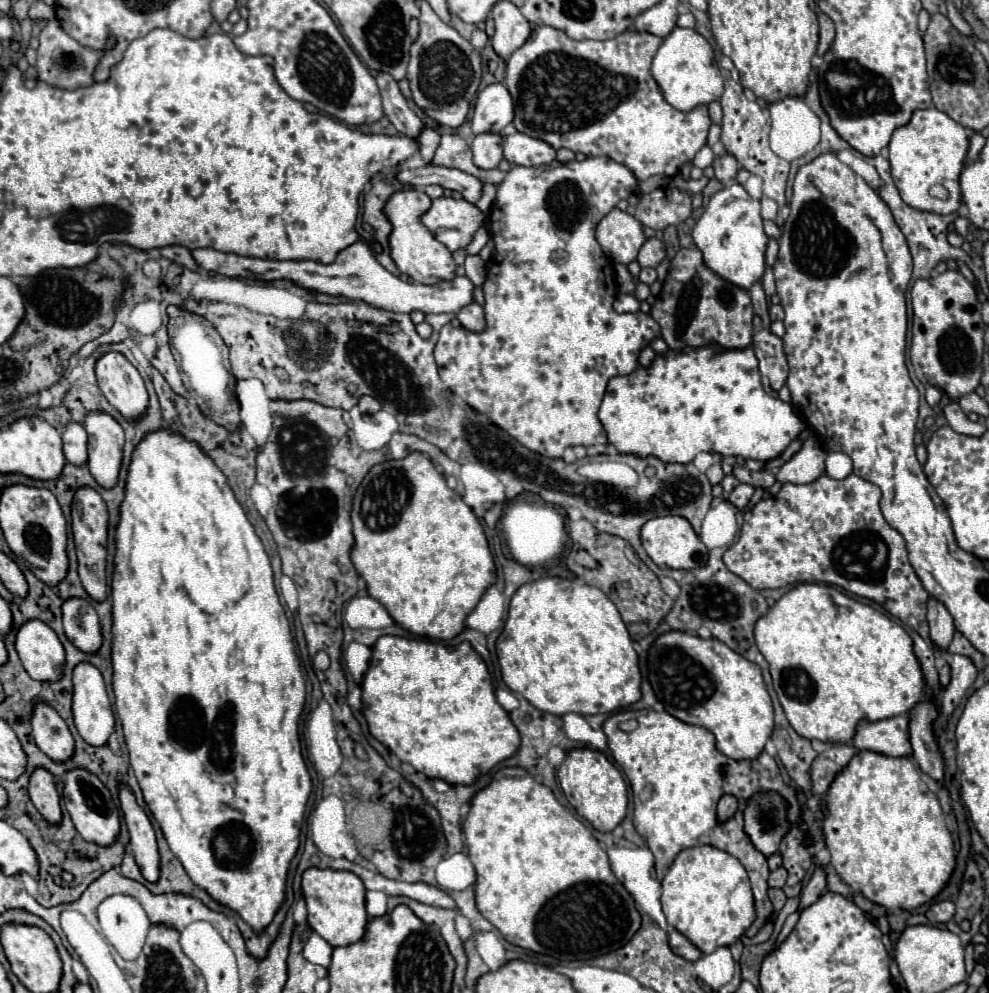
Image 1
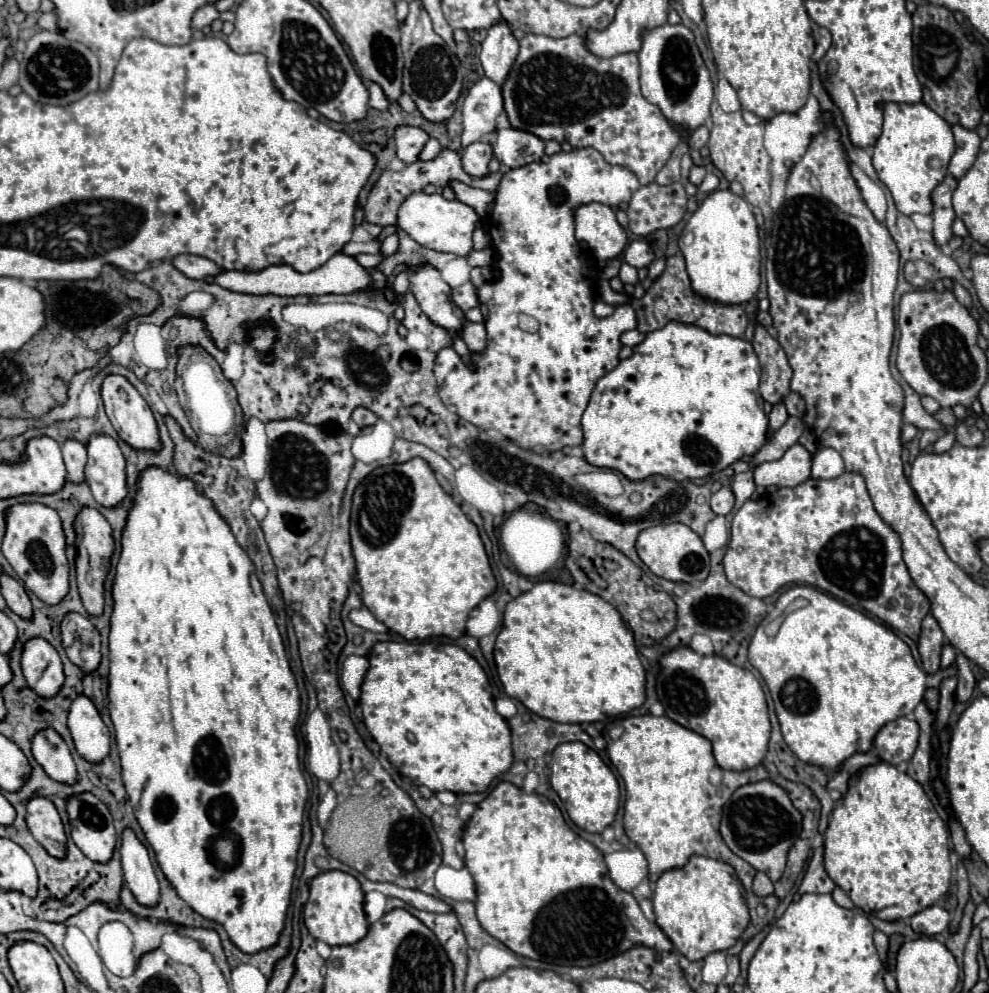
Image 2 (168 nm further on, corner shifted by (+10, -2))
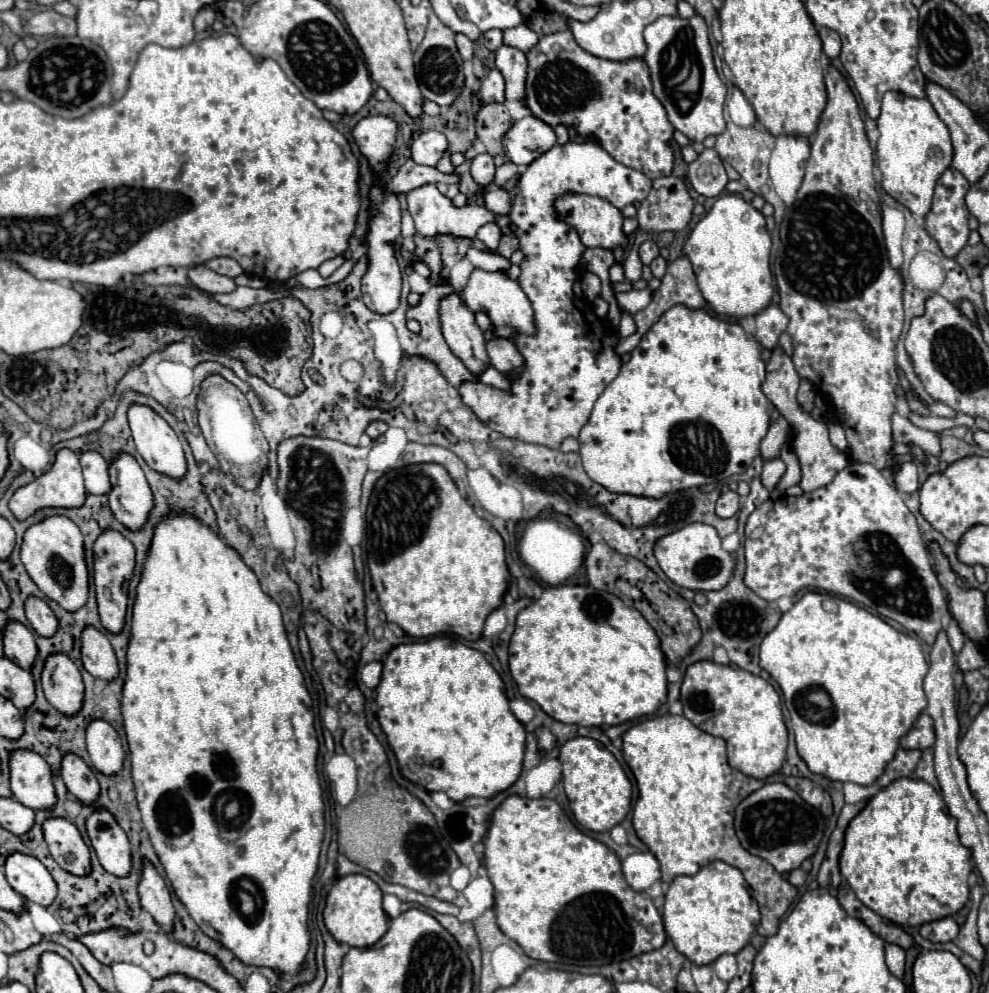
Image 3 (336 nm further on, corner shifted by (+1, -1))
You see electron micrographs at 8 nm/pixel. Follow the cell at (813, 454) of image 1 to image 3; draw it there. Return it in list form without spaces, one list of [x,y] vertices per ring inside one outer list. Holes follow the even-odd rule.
[[[780,458],[766,460],[764,468],[762,468],[762,474],[760,474],[762,484],[772,492],[776,488],[776,484],[780,482],[780,478],[784,476],[784,472],[786,472],[786,466],[784,466],[784,462]]]

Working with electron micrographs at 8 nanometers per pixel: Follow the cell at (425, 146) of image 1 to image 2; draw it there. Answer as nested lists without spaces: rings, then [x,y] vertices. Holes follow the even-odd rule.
[[[429,139],[427,141],[427,145],[425,145],[425,149],[421,151],[421,155],[419,155],[419,159],[421,161],[429,161],[429,159],[435,159],[437,155],[439,155],[439,151],[441,151],[441,145],[437,139]]]

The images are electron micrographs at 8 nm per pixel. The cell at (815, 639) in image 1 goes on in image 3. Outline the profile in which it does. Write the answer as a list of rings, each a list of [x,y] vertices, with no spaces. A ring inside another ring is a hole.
[[[806,592],[788,612],[782,614],[776,628],[770,634],[766,634],[766,638],[760,644],[760,666],[778,682],[778,686],[784,694],[784,704],[790,712],[790,722],[792,722],[792,730],[794,730],[796,748],[798,748],[800,758],[808,764],[808,768],[812,772],[828,776],[830,780],[854,782],[860,786],[874,784],[874,780],[884,772],[884,766],[894,758],[894,752],[898,750],[898,738],[904,736],[912,728],[912,724],[916,722],[920,712],[926,708],[926,694],[922,690],[922,682],[924,682],[924,676],[928,672],[928,664],[926,664],[926,658],[922,654],[920,642],[908,634],[894,630],[890,624],[886,624],[882,618],[870,614],[868,610],[864,610],[864,608],[860,608],[860,606],[856,606],[846,599],[837,596],[832,597],[827,593]]]

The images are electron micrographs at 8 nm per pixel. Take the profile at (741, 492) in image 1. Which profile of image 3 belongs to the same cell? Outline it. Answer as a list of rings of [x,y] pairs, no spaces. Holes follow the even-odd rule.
[[[732,490],[724,492],[724,494],[718,498],[718,502],[716,502],[716,514],[718,514],[720,518],[730,518],[730,516],[734,516],[738,510],[740,510],[740,496],[738,496],[736,492],[732,492]]]

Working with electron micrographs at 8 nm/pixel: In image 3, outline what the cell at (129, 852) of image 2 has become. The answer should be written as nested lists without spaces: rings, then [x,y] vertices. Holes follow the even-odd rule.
[[[146,858],[142,860],[142,878],[138,884],[138,894],[140,906],[152,914],[152,918],[164,932],[170,932],[170,922],[174,922],[174,906],[170,900],[170,892],[164,878]]]

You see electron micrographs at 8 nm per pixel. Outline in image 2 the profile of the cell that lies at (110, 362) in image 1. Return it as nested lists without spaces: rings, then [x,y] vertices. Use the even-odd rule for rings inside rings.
[[[109,375],[105,381],[103,381],[103,403],[105,403],[105,413],[107,417],[111,419],[117,435],[129,443],[133,449],[139,449],[139,451],[155,451],[159,453],[163,449],[163,443],[161,443],[161,437],[159,437],[159,429],[157,429],[157,421],[153,417],[153,411],[149,409],[149,405],[145,403],[145,399],[137,393],[137,389],[121,375]]]

